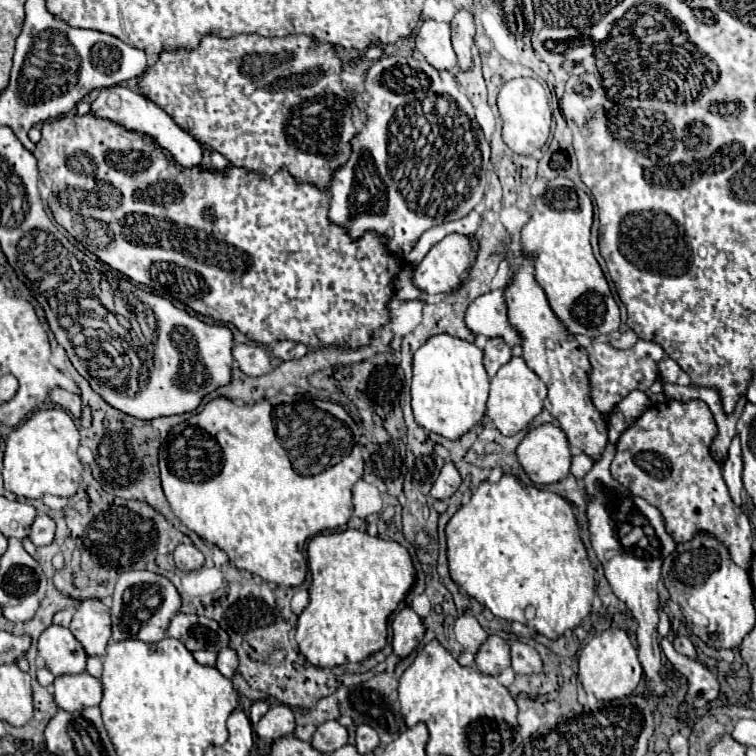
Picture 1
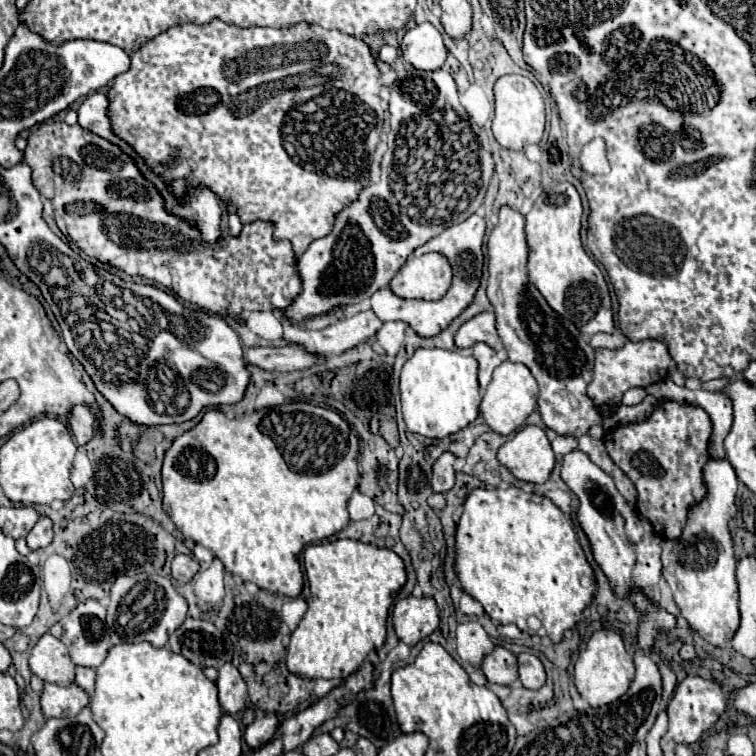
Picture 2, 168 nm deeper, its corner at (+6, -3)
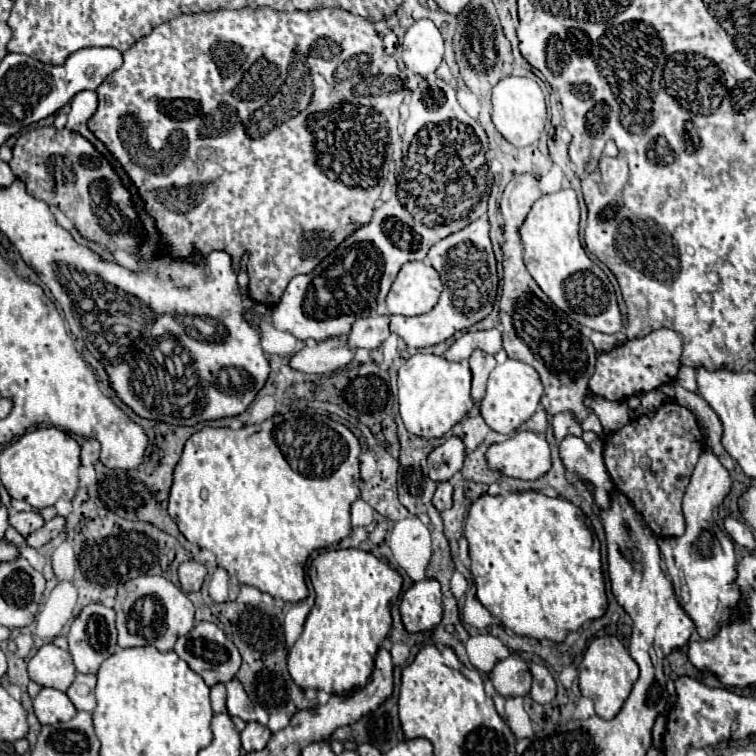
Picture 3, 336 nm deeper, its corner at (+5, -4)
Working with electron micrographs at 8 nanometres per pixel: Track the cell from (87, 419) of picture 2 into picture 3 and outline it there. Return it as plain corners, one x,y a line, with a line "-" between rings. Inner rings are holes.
86,439
86,443
82,443
82,453
80,453
82,463
84,465
96,463
98,455
100,455
100,443
96,439

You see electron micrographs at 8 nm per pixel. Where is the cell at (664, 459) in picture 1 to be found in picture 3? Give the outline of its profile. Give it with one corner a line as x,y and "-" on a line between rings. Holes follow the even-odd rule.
666,401
652,417
642,415
624,425
622,429
618,429
616,433
612,433
604,441
604,463
614,485
632,501
632,505
644,517
652,533
656,537
676,537
684,533
684,515
680,503
702,451
704,451
704,437
692,411
678,405
676,401

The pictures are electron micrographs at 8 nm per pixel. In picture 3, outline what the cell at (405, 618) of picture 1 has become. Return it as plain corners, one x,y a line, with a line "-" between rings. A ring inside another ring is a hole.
438,581
414,583
400,603
402,623
408,633
432,631
442,621
442,593

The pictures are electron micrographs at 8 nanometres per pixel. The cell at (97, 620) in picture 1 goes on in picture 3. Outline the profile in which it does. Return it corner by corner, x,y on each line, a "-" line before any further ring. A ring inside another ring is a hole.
102,603
86,605
68,633
68,651
80,673
96,673
100,663
116,651
114,609

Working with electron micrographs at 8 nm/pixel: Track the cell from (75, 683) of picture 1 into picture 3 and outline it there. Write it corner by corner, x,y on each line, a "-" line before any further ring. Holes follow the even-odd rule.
44,687
34,699
34,713
42,725
56,725
60,721
70,721
76,715
76,709
64,691

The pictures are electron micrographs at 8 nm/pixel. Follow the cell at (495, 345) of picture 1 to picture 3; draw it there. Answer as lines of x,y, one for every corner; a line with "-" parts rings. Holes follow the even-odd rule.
476,349
470,355
470,369
472,369
472,399
478,403
484,393
486,393
486,383
488,377
492,373
492,369
496,367
496,359
494,355
488,355
486,351

